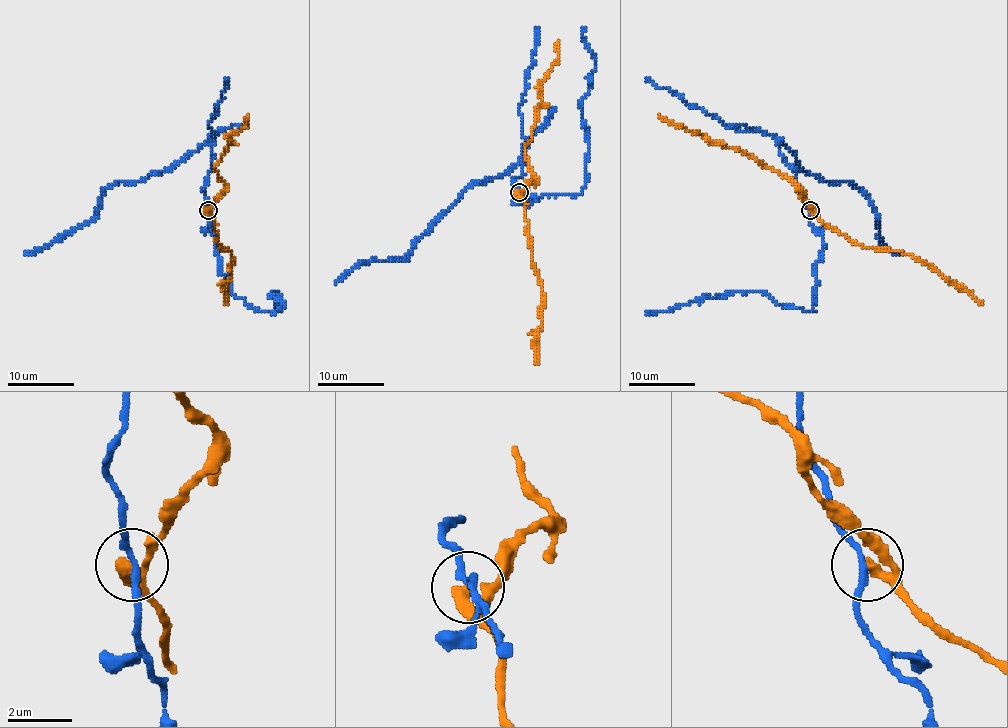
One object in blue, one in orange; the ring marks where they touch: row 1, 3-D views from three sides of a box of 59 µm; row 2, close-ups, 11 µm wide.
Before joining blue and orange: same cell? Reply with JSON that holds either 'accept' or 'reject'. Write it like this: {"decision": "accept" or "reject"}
{"decision": "reject"}

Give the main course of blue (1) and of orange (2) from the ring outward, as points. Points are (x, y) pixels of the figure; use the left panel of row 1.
1: (209, 210), (204, 188), (210, 138), (137, 182), (112, 183), (94, 217), (30, 253), (24, 252)
2: (209, 210), (225, 183), (215, 167), (230, 145), (229, 137), (247, 125), (247, 115)

